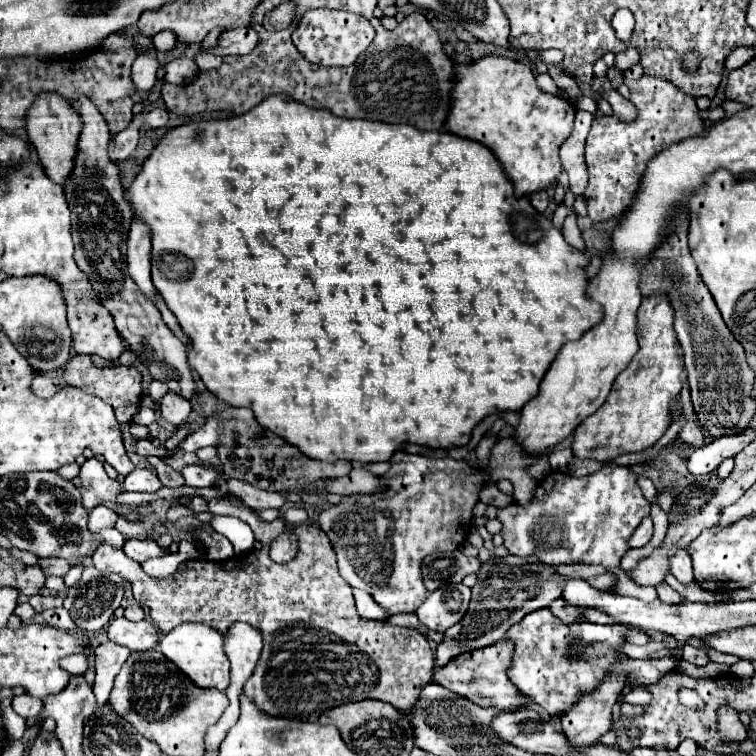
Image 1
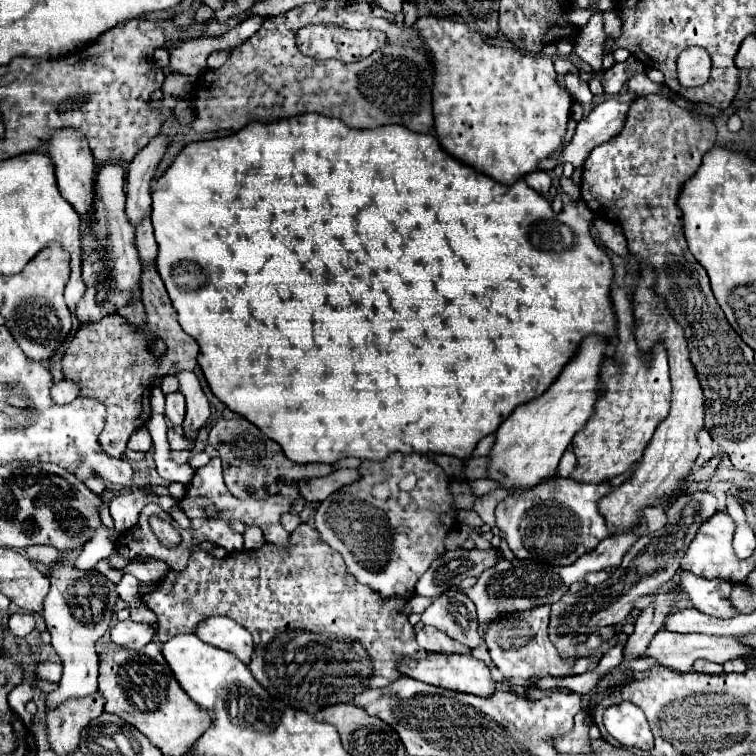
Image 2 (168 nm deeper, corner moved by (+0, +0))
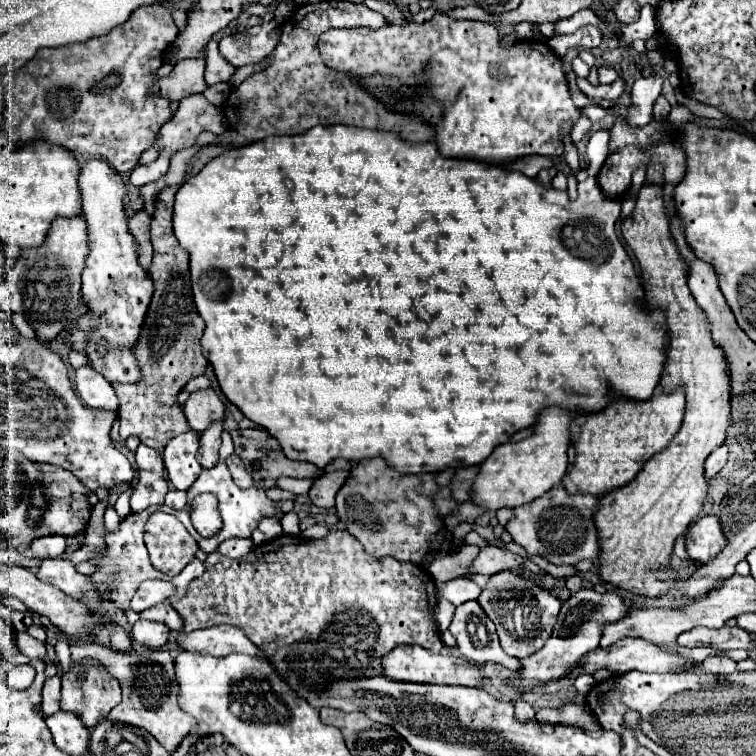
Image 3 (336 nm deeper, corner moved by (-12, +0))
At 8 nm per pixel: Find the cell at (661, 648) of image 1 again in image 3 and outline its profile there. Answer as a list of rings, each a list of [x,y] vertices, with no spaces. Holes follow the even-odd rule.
[[[580,675],[575,679],[574,686],[577,693],[580,695],[587,695],[592,687],[595,685],[595,679],[591,675]]]

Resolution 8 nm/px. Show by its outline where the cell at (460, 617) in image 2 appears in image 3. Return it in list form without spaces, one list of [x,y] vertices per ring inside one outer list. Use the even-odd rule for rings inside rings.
[[[466,601],[456,607],[454,619],[450,623],[450,633],[458,641],[460,653],[482,665],[486,661],[494,661],[504,665],[510,671],[520,671],[520,661],[508,657],[496,637],[496,627],[484,613],[478,601]]]

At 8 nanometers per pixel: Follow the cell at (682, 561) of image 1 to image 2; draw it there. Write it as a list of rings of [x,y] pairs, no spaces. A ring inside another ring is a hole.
[[[680,571],[680,587],[692,599],[696,609],[714,617],[732,617],[736,609],[730,603],[730,593],[734,589],[732,581],[718,581],[718,579],[704,579],[696,577],[694,573]]]

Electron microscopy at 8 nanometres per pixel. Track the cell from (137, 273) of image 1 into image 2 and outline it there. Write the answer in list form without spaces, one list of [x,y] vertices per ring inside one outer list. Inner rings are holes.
[[[156,135],[130,163],[126,171],[126,213],[130,223],[136,227],[138,221],[150,213],[152,197],[150,197],[150,183],[154,179],[156,167],[162,161],[170,139],[166,135]]]

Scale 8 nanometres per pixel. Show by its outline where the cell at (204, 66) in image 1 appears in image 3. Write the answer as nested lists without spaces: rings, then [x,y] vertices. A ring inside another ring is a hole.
[[[270,21],[224,35],[218,43],[218,49],[230,65],[242,67],[250,63],[260,63],[276,47],[278,37],[280,25],[276,21]]]

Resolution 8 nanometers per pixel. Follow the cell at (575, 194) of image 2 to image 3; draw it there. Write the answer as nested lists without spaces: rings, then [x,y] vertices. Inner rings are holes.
[[[570,131],[564,133],[564,143],[566,143],[566,153],[564,153],[566,155],[566,161],[568,161],[569,167],[576,174],[580,170],[580,163],[576,147],[570,141]]]

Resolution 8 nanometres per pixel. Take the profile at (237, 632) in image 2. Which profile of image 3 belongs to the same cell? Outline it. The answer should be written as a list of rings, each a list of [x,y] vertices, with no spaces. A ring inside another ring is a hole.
[[[216,625],[216,627],[200,629],[190,635],[180,633],[178,645],[200,653],[210,653],[214,657],[224,657],[230,653],[246,653],[252,657],[258,655],[256,645],[244,635],[242,629],[234,625]]]

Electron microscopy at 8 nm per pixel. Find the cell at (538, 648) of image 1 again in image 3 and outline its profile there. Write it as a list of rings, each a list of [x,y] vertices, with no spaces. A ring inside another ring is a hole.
[[[510,571],[492,575],[488,585],[482,589],[478,603],[494,621],[502,649],[516,659],[526,659],[544,647],[544,643],[552,635],[552,627],[560,611],[560,599],[556,595],[520,579]]]

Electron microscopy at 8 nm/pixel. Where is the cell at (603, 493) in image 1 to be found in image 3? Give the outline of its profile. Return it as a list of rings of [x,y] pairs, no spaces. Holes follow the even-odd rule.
[[[562,483],[554,485],[542,497],[514,507],[514,517],[508,521],[506,531],[512,539],[526,549],[526,553],[540,555],[554,565],[576,565],[584,559],[600,557],[600,539],[594,523],[594,513],[600,505],[600,499],[592,493],[568,493]]]

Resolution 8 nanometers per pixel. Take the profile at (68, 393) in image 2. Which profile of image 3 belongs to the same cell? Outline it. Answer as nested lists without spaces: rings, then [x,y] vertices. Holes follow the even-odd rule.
[[[92,365],[74,369],[74,385],[76,393],[88,407],[98,407],[108,411],[118,409],[118,397],[112,385],[98,371],[94,371]]]

